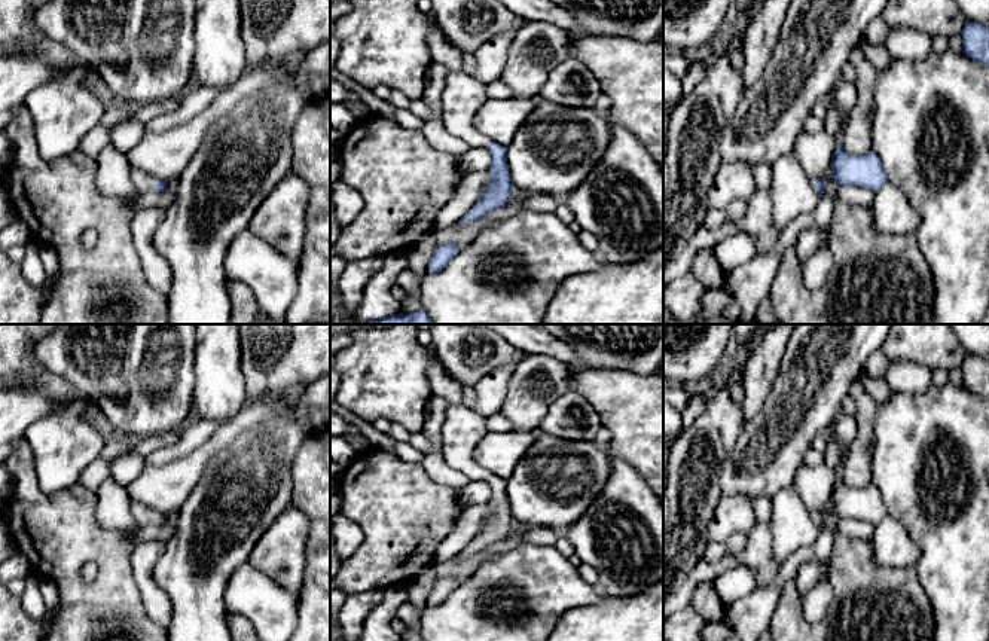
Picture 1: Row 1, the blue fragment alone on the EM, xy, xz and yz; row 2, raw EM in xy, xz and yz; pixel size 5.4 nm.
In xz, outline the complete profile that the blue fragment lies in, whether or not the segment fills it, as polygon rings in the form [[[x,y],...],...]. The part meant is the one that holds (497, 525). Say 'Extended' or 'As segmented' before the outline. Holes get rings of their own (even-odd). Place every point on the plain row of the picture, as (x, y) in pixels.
Extended. [[[463,405],[446,408],[446,419],[442,427],[442,454],[449,467],[465,474],[470,482],[486,480],[492,489],[491,513],[482,531],[460,553],[463,558],[480,552],[491,543],[501,541],[513,525],[513,516],[507,500],[507,480],[491,474],[474,460],[477,443],[486,436],[486,416]]]

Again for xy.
Extended. [[[131,501],[131,515],[137,526],[146,526],[150,524],[162,525],[167,521],[165,513],[159,513],[144,503]]]

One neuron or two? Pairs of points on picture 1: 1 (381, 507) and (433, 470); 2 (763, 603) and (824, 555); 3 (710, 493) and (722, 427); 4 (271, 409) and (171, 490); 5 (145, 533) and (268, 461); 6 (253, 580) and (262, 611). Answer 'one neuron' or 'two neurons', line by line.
1: two neurons
2: one neuron
3: one neuron
4: one neuron
5: two neurons
6: one neuron

